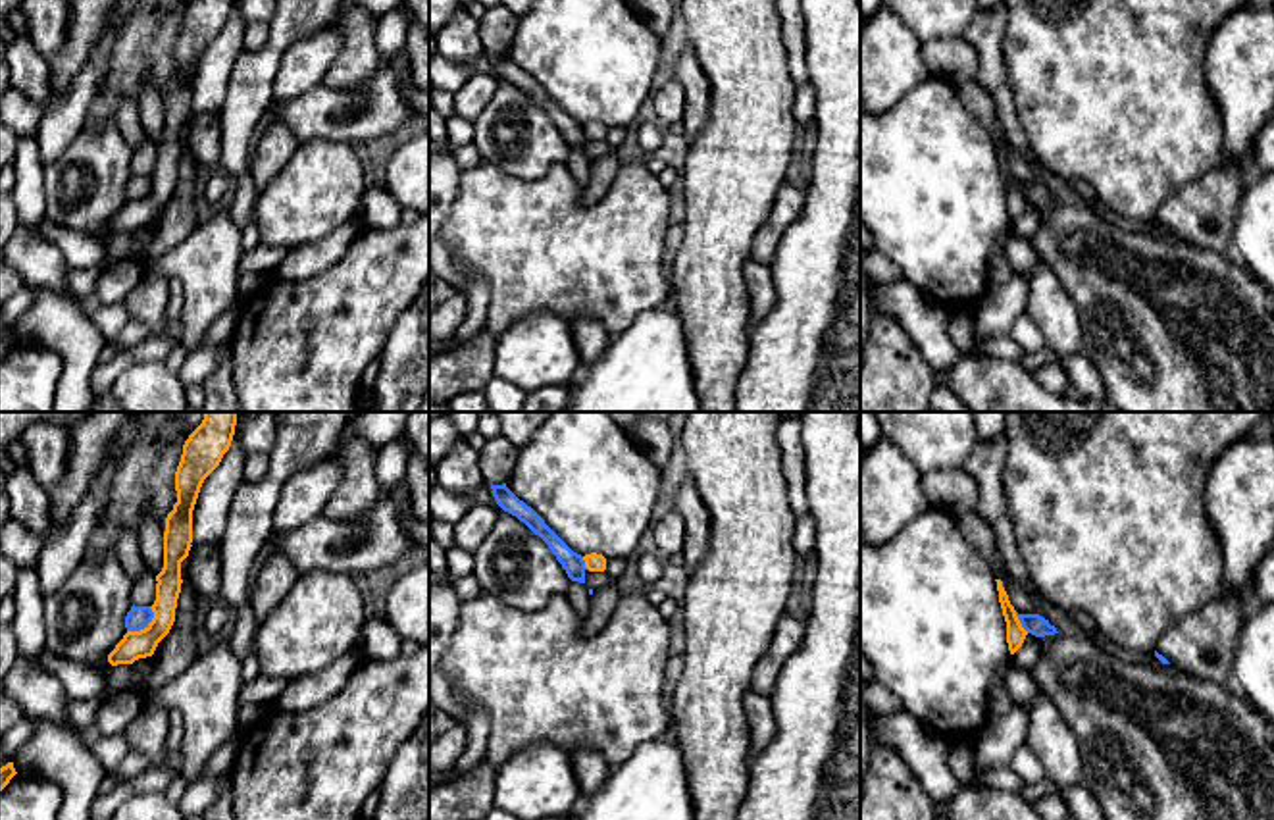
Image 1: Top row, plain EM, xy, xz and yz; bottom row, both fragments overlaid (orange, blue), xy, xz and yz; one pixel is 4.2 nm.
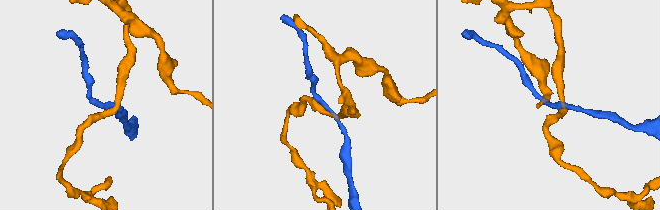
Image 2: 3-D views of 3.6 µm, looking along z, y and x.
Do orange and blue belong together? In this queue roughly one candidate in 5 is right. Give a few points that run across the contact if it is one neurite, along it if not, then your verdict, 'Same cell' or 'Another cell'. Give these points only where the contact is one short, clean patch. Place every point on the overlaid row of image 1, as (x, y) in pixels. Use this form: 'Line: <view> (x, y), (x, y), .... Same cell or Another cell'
Line: xy (151, 607), (152, 618), (143, 628), (127, 632). Another cell

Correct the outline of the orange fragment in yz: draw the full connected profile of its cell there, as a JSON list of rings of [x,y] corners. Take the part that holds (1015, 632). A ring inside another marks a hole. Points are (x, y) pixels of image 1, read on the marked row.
[[[995,579],[995,581],[997,581],[997,591],[999,591],[999,602],[1001,602],[1001,608],[1003,608],[1005,622],[1006,622],[1008,651],[1010,651],[1010,654],[1014,654],[1022,647],[1028,631],[1022,628],[1022,624],[1016,616],[1016,610],[1010,604],[1008,595],[1003,587],[1003,581],[1001,579]]]

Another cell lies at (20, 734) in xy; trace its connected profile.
[[[23,718],[0,737],[2,751],[12,758],[33,735],[35,724]]]

